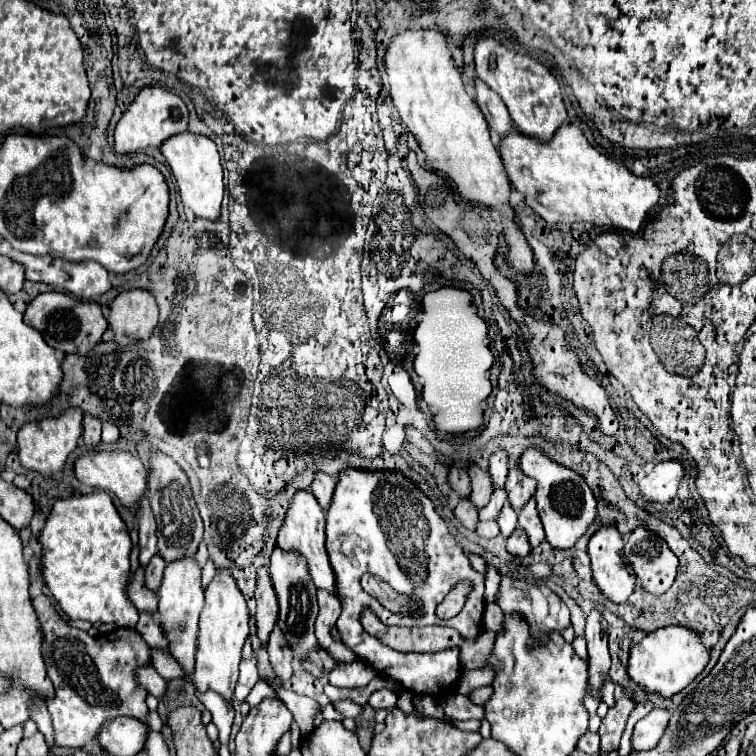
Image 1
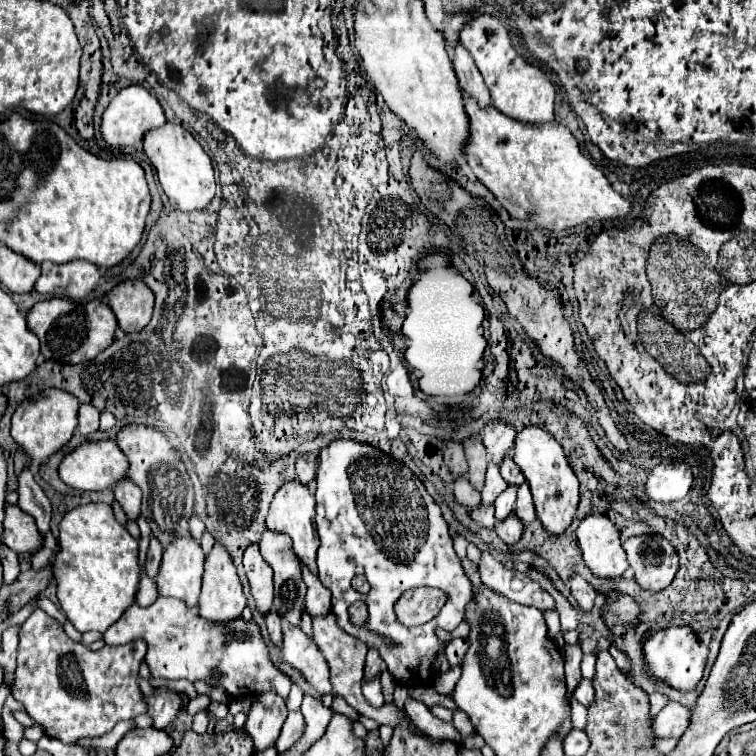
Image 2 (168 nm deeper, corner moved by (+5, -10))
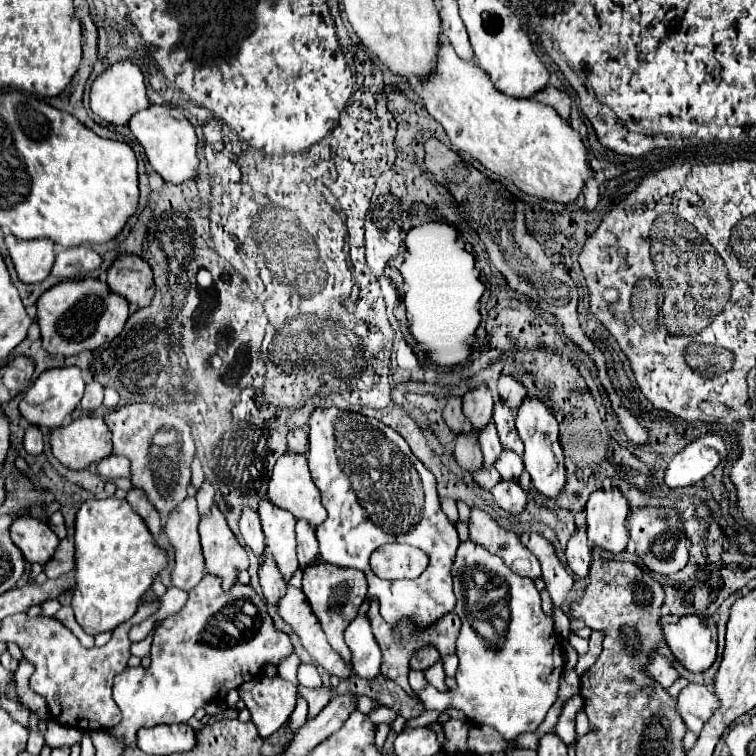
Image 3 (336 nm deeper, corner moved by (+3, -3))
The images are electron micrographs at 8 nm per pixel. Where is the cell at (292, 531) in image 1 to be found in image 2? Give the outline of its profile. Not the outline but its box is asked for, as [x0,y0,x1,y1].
[266,482,320,574]

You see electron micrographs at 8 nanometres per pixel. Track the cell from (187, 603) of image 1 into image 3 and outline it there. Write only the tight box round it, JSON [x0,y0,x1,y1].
[166,497,204,591]

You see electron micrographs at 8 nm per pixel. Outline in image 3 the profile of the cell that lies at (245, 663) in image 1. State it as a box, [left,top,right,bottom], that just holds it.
[108,575,294,749]

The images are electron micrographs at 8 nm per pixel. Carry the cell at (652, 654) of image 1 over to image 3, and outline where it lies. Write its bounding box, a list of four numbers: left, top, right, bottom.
[664,615,718,671]

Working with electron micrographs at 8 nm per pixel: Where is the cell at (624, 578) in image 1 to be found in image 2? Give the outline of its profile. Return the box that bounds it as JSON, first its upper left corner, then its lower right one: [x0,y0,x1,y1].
[576,514,628,580]

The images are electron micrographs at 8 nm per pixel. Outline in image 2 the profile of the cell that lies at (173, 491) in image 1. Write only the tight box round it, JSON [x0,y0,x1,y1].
[118,426,194,546]

